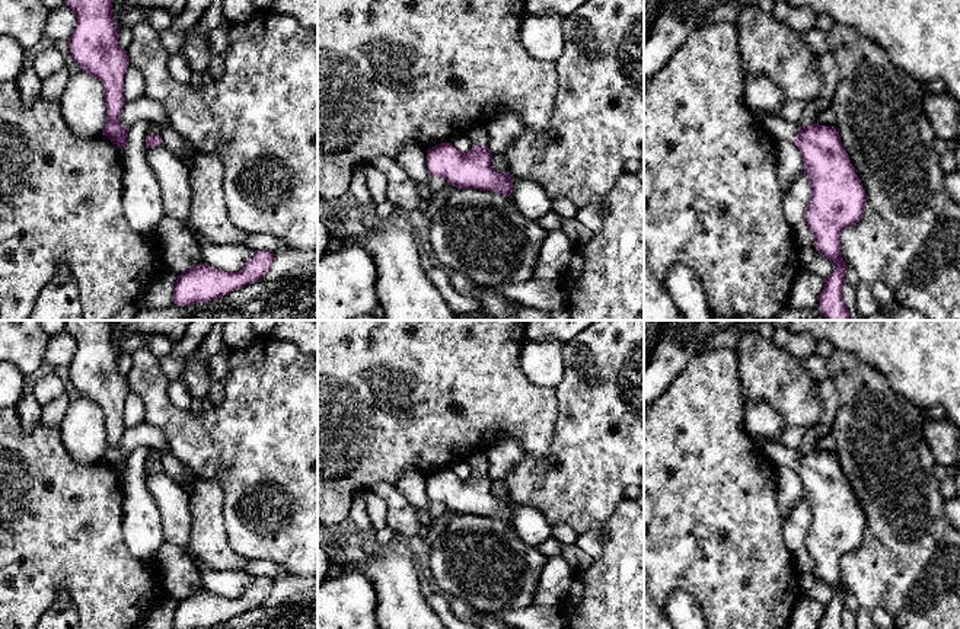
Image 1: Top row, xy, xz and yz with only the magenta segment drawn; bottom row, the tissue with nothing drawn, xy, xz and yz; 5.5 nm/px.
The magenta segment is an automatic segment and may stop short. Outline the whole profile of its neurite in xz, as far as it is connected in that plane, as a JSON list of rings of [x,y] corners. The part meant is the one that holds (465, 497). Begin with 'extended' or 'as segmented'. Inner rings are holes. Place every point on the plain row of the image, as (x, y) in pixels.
extended; [[[472,451],[465,462],[473,469],[468,479],[460,479],[452,469],[440,469],[427,476],[431,502],[441,502],[457,515],[491,517],[510,523],[513,501],[492,495],[487,451]]]

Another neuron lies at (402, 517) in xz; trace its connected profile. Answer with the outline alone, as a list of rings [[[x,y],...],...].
[[[380,482],[371,488],[386,502],[387,526],[395,534],[417,536],[421,529],[417,510],[408,502],[396,485]]]

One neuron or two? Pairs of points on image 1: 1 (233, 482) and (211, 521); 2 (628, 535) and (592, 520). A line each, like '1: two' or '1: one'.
1: two
2: two

